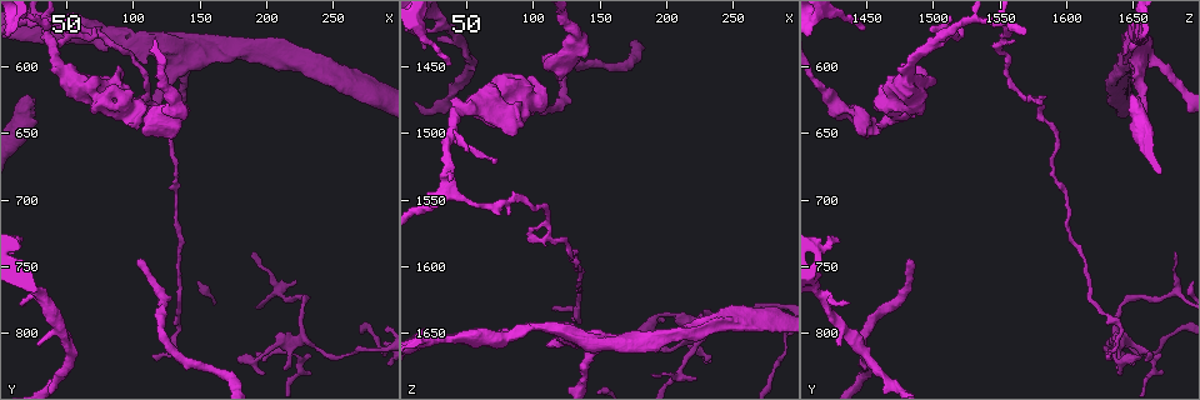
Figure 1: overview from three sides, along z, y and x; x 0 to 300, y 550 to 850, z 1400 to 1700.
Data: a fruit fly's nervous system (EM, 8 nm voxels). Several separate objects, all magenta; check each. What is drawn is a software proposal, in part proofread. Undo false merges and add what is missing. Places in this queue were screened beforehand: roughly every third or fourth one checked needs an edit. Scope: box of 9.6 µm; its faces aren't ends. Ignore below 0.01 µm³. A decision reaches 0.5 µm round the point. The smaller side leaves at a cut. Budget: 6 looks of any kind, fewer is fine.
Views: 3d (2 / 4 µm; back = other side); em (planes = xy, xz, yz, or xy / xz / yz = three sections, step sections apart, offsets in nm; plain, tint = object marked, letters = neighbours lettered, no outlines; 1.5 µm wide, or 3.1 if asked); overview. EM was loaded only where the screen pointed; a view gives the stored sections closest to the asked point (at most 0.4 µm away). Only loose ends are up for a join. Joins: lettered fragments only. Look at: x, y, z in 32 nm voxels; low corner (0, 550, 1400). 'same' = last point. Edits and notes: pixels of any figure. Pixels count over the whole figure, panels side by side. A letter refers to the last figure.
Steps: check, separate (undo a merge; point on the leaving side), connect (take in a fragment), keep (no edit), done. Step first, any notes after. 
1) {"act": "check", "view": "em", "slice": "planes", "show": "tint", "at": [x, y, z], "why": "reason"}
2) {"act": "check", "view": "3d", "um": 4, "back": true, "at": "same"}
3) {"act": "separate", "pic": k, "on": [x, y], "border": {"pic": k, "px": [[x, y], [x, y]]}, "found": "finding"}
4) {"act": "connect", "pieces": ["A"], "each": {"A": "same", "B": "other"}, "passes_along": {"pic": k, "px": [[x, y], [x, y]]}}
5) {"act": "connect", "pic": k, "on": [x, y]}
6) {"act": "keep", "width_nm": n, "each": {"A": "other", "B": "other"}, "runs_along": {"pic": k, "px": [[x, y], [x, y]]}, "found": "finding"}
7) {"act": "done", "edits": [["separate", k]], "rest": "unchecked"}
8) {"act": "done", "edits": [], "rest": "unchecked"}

{"act": "check", "view": "em", "slice": "planes", "show": "letters", "at": [132, 798, 1642], "why": "sharp bend"}

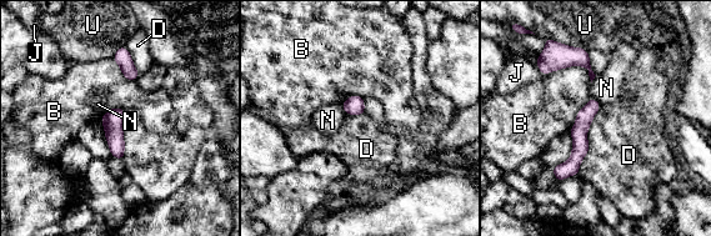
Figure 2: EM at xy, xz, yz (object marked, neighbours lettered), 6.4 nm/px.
{"act": "keep", "each": {"B": "other", "D": "other", "J": "other", "N": "other", "U": "other"}, "runs_along": {"pic": 2, "px": [[594, 103], [580, 127], [574, 165]]}, "found": "continuous, no second cell"}

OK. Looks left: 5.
{"act": "check", "view": "em", "slice": "xy", "step": 8, "show": "tint", "at": [104, 744, 1482], "why": "branch stops here"}

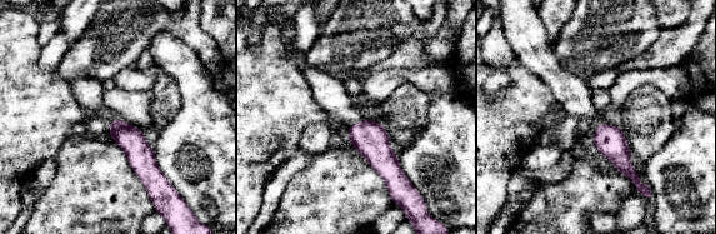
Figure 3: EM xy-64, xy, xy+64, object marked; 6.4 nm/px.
{"act": "check", "view": "em", "slice": "xy", "step": 8, "show": "letters", "at": "same"}

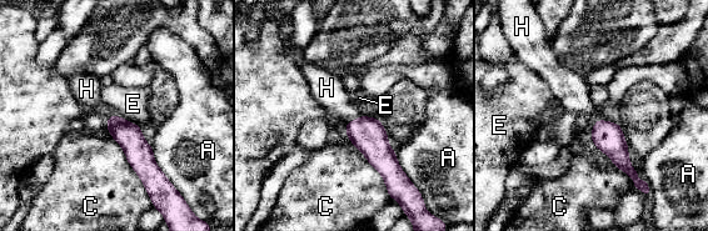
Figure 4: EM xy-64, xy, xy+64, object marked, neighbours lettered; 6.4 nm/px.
{"act": "connect", "pieces": ["H"], "longest_contact_nm": ["C", 460], "each": {"A": "other", "C": "other", "E": "other", "H": "same"}, "passes_along": {"pic": 4, "px": [[368, 135], [355, 119], [329, 91]]}, "found": "the cell continues"}

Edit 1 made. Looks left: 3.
{"act": "check", "view": "overview", "why": "see it whole again"}

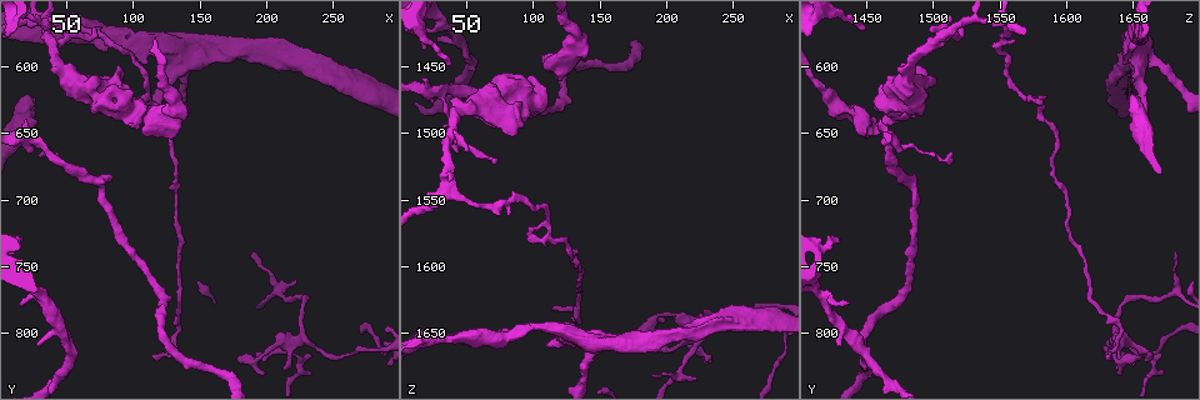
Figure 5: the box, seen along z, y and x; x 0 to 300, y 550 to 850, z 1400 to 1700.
{"act": "check", "view": "em", "slice": "planes", "show": "letters", "at": [190, 740, 1682], "why": "thin end"}

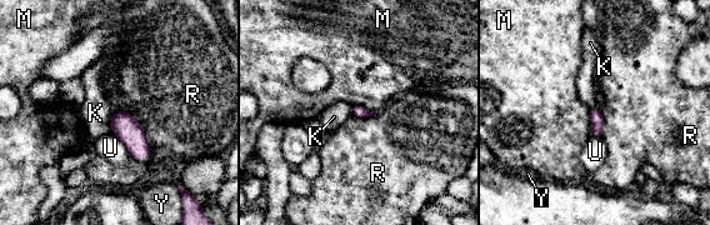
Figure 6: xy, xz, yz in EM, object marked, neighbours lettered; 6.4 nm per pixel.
{"act": "keep", "each": {"K": "other", "M": "other", "R": "other", "U": "other", "Y": "other"}, "border": {"pic": 6, "px": [[113, 114], [143, 129], [141, 161]]}, "found": "no lettered fragment goes on from it"}

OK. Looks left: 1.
{"act": "done", "edits": [["connect", 4]], "rest": "unchecked"}

